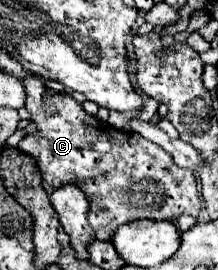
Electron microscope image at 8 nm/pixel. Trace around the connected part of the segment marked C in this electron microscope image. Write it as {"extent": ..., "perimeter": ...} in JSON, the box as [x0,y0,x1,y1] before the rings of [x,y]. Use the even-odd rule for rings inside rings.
{"extent":[16,75,200,241],"perimeter":[[[34,75],[34,79],[28,79],[28,83],[26,83],[26,87],[28,87],[28,99],[26,99],[26,109],[28,109],[28,111],[30,111],[30,113],[32,113],[32,121],[34,121],[34,123],[36,123],[36,125],[38,125],[38,131],[36,131],[36,133],[32,133],[32,135],[26,135],[26,137],[24,137],[24,139],[22,139],[22,141],[20,141],[20,143],[18,143],[18,147],[16,147],[16,149],[18,149],[18,151],[22,151],[22,153],[26,153],[26,155],[30,155],[30,157],[32,157],[32,159],[34,159],[34,161],[36,161],[36,167],[38,167],[38,169],[40,169],[40,173],[42,173],[42,179],[44,179],[44,181],[46,181],[46,183],[50,183],[50,185],[52,185],[52,187],[58,187],[58,185],[66,185],[66,183],[74,183],[74,185],[78,185],[78,187],[80,187],[80,189],[82,189],[82,191],[84,191],[84,193],[86,193],[86,195],[88,195],[88,199],[90,199],[90,211],[88,211],[88,221],[90,221],[90,225],[92,225],[92,229],[94,229],[94,233],[96,233],[96,239],[100,239],[100,241],[110,241],[110,239],[112,239],[112,237],[114,237],[114,233],[116,233],[116,229],[118,229],[118,227],[120,227],[120,225],[124,225],[124,223],[130,223],[130,221],[136,221],[136,219],[144,219],[144,217],[146,217],[146,219],[164,219],[164,221],[176,221],[176,219],[178,219],[178,217],[180,217],[180,215],[192,215],[192,217],[198,217],[198,211],[200,211],[200,197],[198,197],[198,183],[196,183],[196,177],[194,177],[194,175],[192,175],[192,173],[190,173],[190,171],[188,171],[188,169],[180,169],[180,167],[178,167],[178,165],[176,165],[176,163],[174,163],[174,161],[172,161],[172,157],[170,157],[170,155],[168,155],[168,153],[166,153],[166,151],[164,151],[164,149],[162,149],[162,147],[158,147],[158,145],[156,145],[156,143],[152,143],[152,141],[148,141],[148,139],[144,139],[144,137],[142,137],[142,135],[140,135],[140,133],[136,133],[136,131],[130,131],[130,133],[126,133],[126,131],[118,131],[118,129],[116,129],[116,137],[108,137],[108,143],[106,143],[106,145],[108,145],[108,147],[106,147],[106,145],[104,145],[104,143],[102,143],[102,145],[100,145],[100,143],[94,143],[94,137],[98,137],[98,135],[100,135],[100,133],[108,133],[108,131],[110,131],[110,133],[114,133],[114,131],[112,131],[112,129],[110,129],[110,127],[104,127],[104,125],[102,125],[102,123],[100,123],[100,121],[98,121],[98,119],[96,119],[96,117],[92,117],[92,115],[88,115],[88,113],[86,113],[86,111],[84,111],[84,109],[82,109],[82,105],[80,105],[80,103],[76,103],[76,101],[74,101],[74,99],[72,99],[72,97],[70,97],[70,95],[68,95],[68,93],[56,93],[56,95],[48,95],[48,93],[46,93],[46,87],[44,87],[44,83],[42,83],[42,79],[40,79],[40,77],[36,77],[36,75]],[[140,181],[148,181],[148,183],[154,183],[154,185],[156,185],[156,187],[162,187],[162,203],[160,203],[160,205],[144,205],[144,207],[140,207],[140,205],[132,205],[132,203],[136,203],[136,193],[140,193],[140,191],[134,191],[134,189],[132,189],[132,187],[130,187],[130,185],[132,185],[132,183],[140,183]]]}

